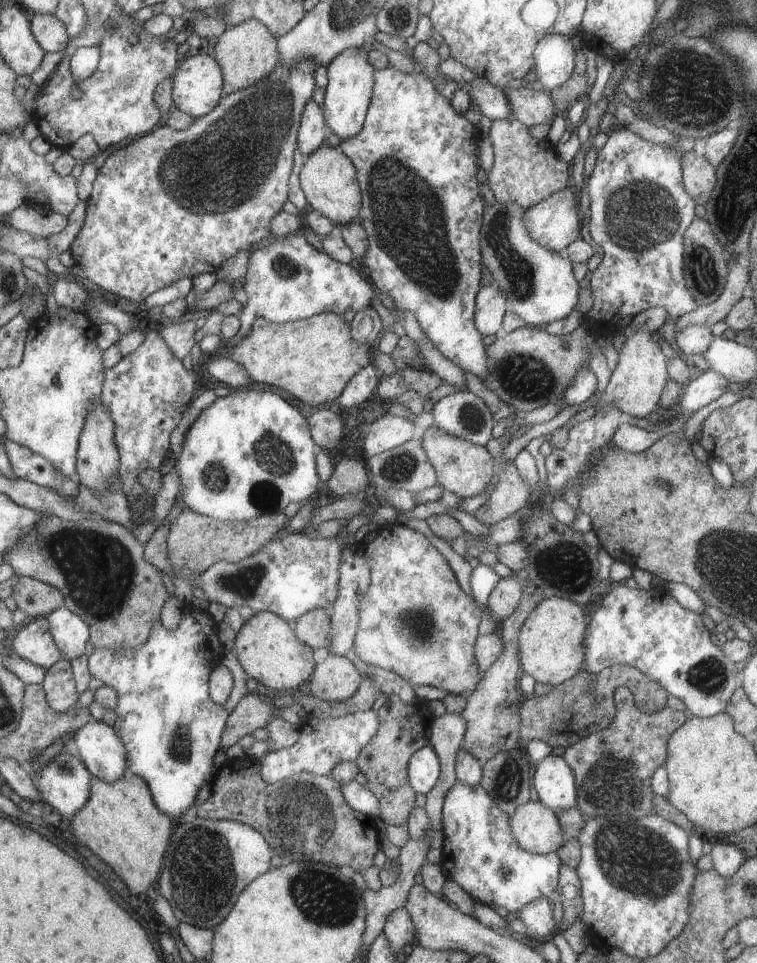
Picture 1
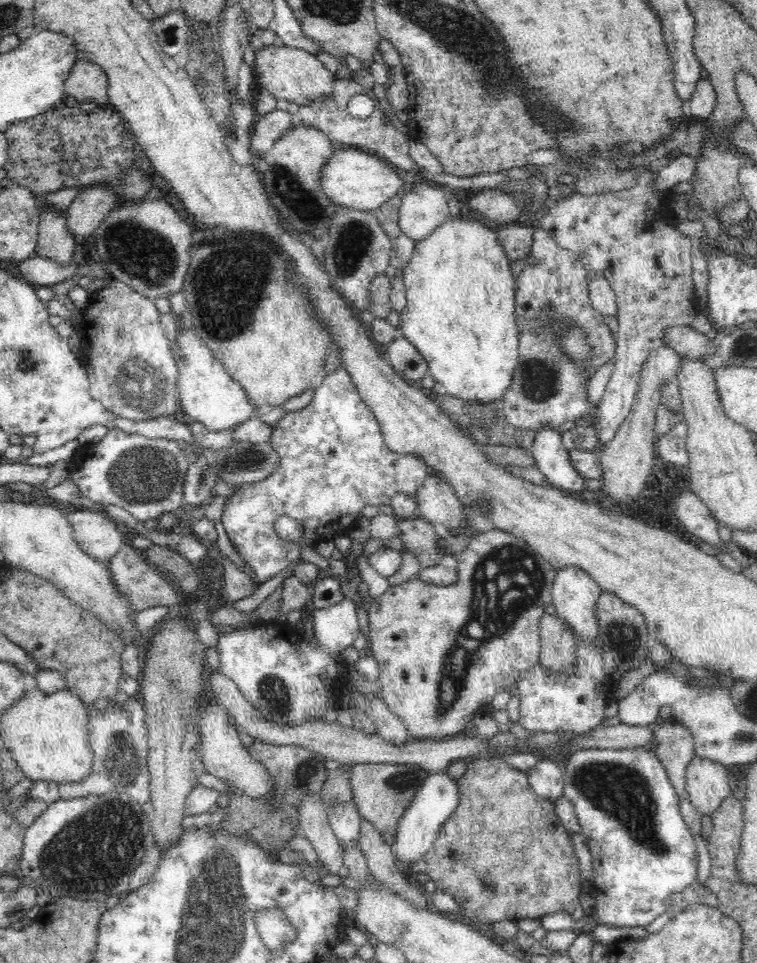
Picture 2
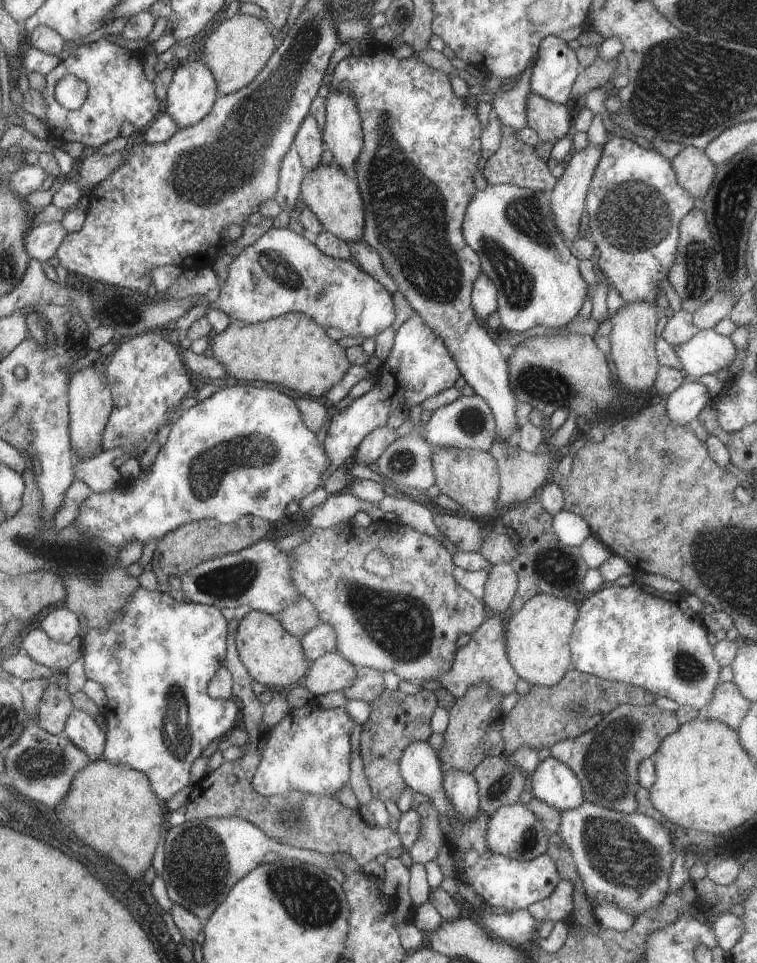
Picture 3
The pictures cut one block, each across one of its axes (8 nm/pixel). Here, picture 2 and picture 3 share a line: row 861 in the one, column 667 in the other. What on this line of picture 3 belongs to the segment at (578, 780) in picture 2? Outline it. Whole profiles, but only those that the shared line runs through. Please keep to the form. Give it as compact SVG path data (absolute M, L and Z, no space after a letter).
M632 583L628 587L613 585L608 586L608 588L604 588L603 590L596 591L592 598L584 600L584 604L580 606L579 622L576 623L574 634L571 638L571 656L574 660L573 668L578 672L603 677L606 680L624 682L626 684L632 684L632 686L645 688L648 691L655 693L656 698L666 696L666 698L671 698L680 706L690 706L696 714L700 715L704 713L708 704L712 702L716 688L720 684L719 672L722 666L718 664L716 656L712 654L712 646L710 646L708 638L706 638L708 632L706 632L706 628L704 628L704 624L702 624L702 620L700 620L701 614L694 614L694 611L688 606L686 600L684 600L684 597L685 596L682 596L682 593L663 593L648 585L638 583Z

